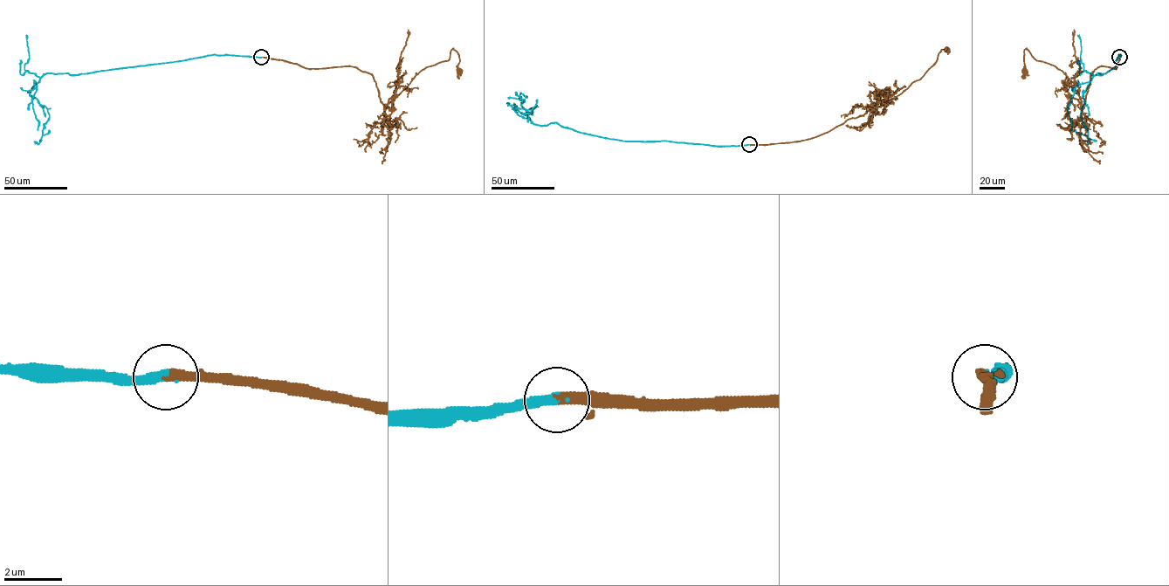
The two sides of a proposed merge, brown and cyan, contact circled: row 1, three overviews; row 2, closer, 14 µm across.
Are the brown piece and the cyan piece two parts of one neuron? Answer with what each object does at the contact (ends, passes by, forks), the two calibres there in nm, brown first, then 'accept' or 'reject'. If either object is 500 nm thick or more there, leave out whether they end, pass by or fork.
brown ends there; cyan ends there; 320 nm thick on the brown side, 360 nm on the other; accept

